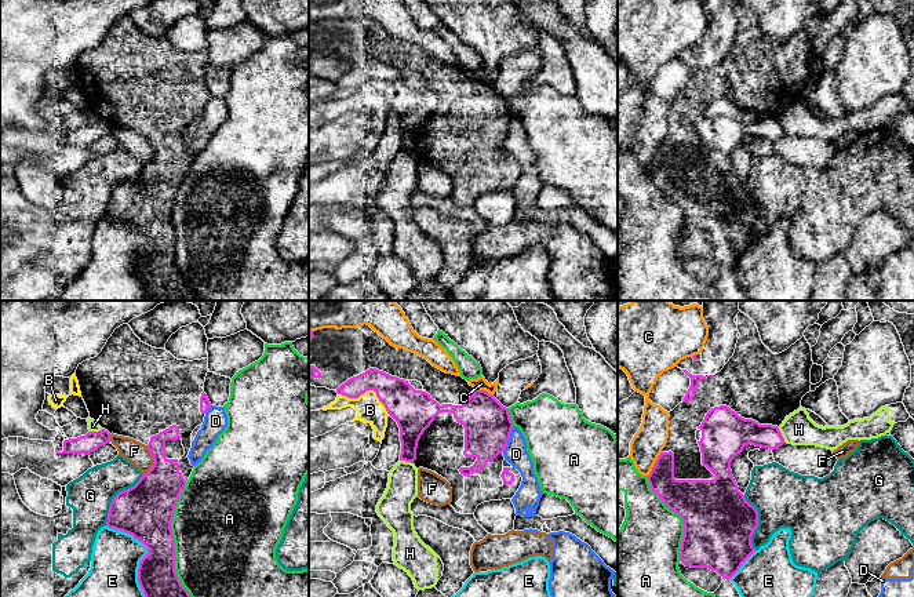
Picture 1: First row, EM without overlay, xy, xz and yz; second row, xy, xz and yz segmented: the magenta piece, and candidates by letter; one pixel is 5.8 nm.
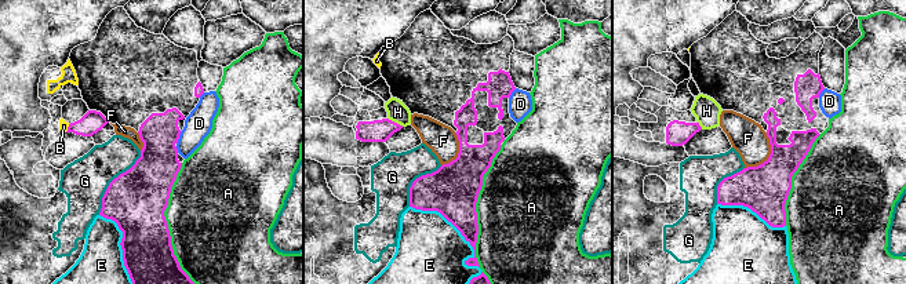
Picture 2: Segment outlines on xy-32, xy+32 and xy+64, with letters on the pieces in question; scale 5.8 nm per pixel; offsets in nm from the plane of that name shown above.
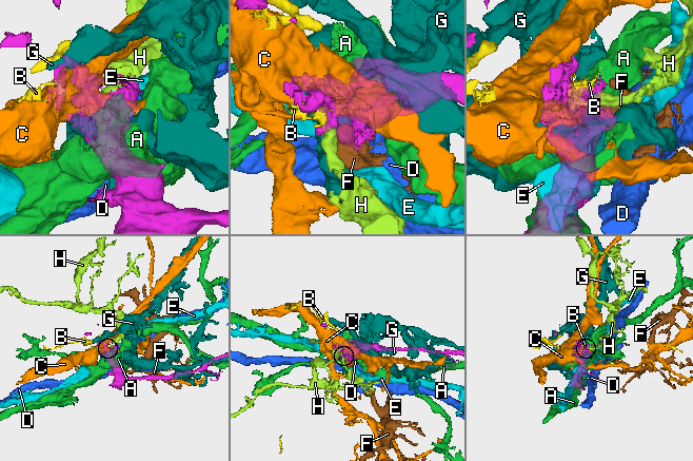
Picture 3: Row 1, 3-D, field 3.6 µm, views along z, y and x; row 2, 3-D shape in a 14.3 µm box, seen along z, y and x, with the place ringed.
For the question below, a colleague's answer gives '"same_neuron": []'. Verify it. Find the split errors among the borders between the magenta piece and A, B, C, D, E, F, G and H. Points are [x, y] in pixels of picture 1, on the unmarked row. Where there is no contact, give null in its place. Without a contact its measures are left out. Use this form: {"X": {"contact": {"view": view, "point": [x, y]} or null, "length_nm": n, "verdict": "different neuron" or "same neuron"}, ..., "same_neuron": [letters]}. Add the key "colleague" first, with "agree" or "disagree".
{"colleague": "agree", "A": {"contact": {"view": "xy", "point": [174, 236]}, "length_nm": 750, "verdict": "different neuron"}, "B": {"contact": {"view": "xz", "point": [367, 82]}, "length_nm": 320, "verdict": "different neuron"}, "C": {"contact": {"view": "yz", "point": [655, 155]}, "length_nm": 170, "verdict": "different neuron"}, "D": {"contact": {"view": "xz", "point": [509, 128]}, "length_nm": 170, "verdict": "different neuron"}, "E": {"contact": {"view": "xy", "point": [144, 248]}, "length_nm": 550, "verdict": "different neuron"}, "F": {"contact": {"view": "xy", "point": [153, 150]}, "length_nm": 190, "verdict": "different neuron"}, "G": {"contact": {"view": "xy", "point": [115, 188]}, "length_nm": 360, "verdict": "different neuron"}, "H": {"contact": {"view": "yz", "point": [780, 126]}, "length_nm": 100, "verdict": "different neuron"}, "same_neuron": []}

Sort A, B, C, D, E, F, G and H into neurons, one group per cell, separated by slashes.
A / B / C / D F / E / G / H

